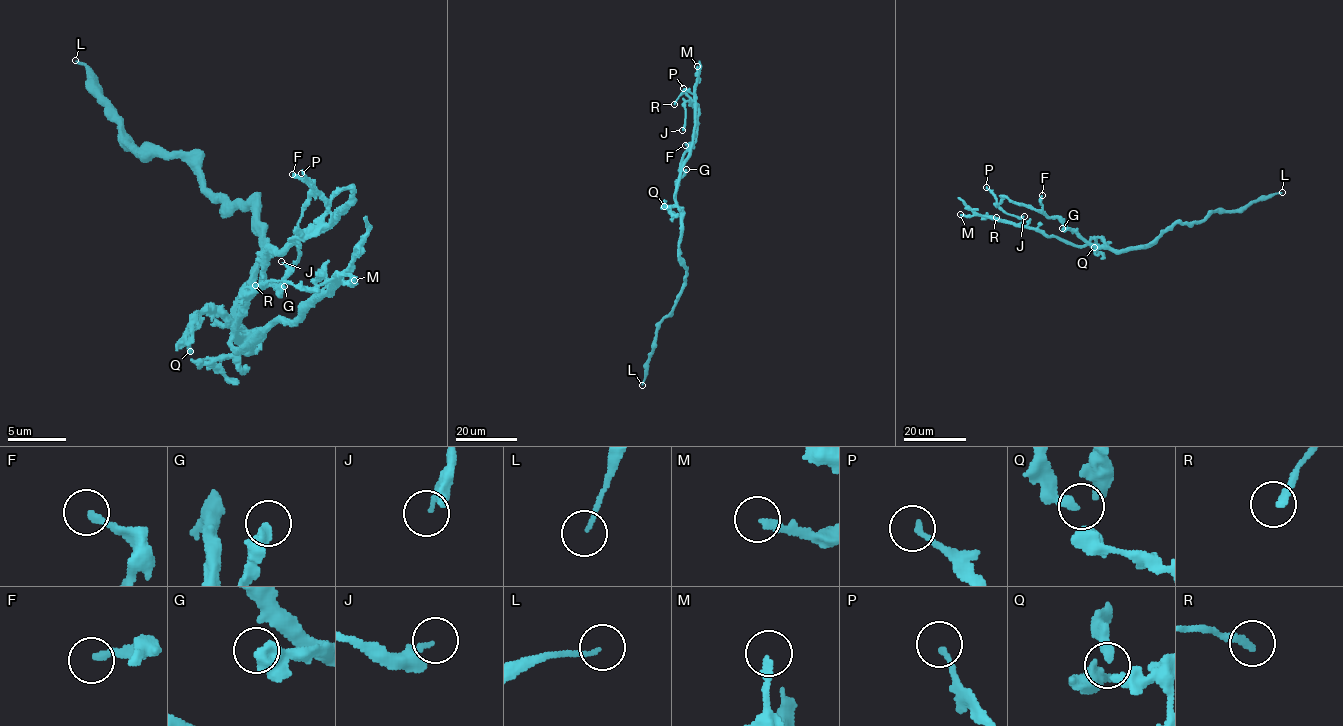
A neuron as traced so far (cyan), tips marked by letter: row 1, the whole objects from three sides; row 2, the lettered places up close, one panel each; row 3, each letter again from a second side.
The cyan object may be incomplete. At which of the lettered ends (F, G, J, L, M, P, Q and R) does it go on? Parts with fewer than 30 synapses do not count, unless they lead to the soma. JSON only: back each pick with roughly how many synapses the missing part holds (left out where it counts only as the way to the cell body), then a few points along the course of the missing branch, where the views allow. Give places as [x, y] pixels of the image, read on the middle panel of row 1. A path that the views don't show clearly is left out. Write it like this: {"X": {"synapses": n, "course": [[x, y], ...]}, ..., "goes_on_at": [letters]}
{"goes_on_at": []}

